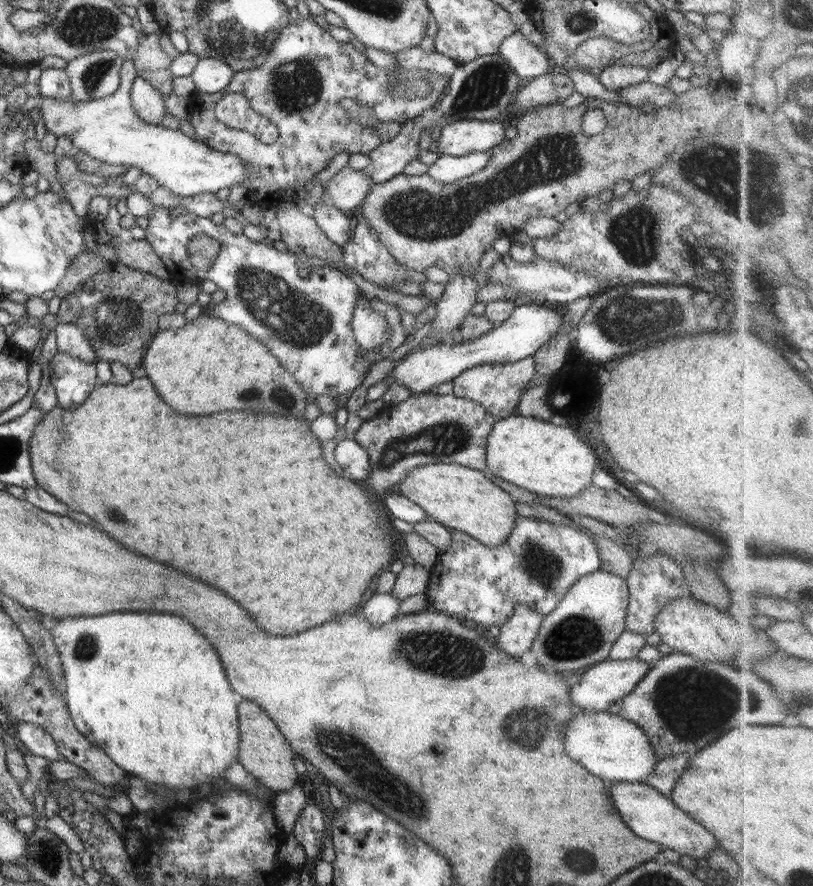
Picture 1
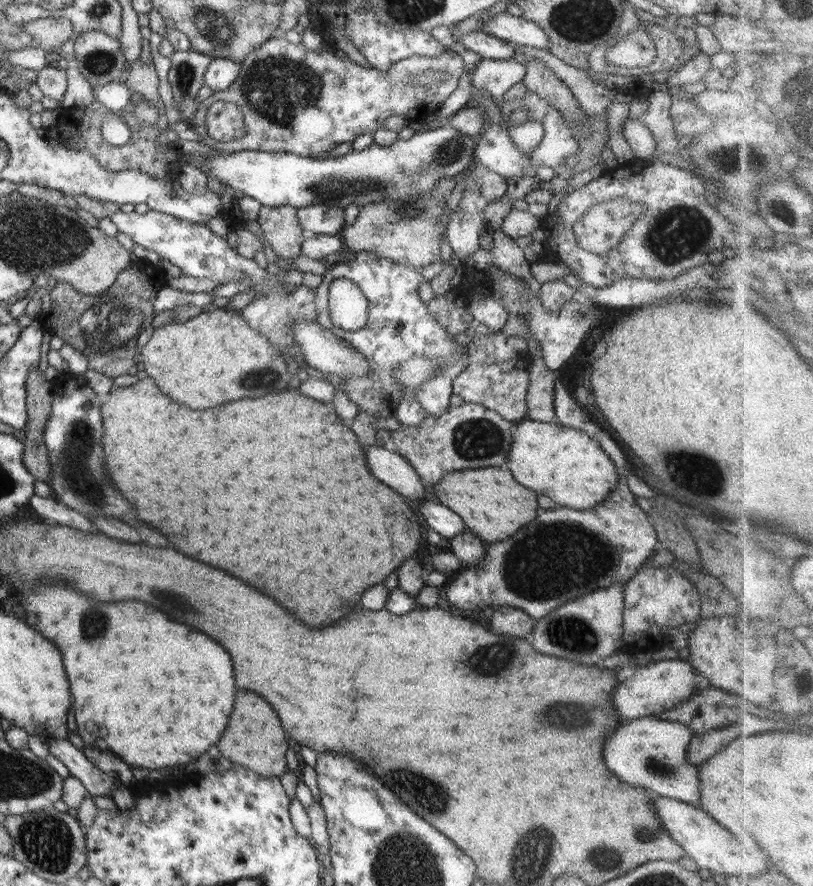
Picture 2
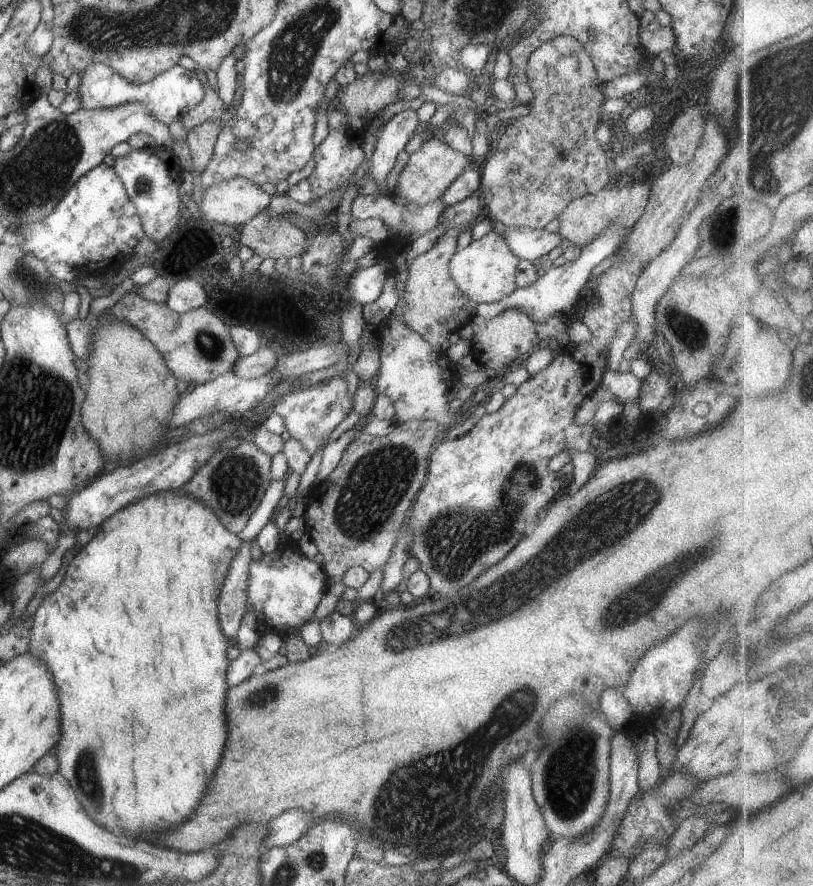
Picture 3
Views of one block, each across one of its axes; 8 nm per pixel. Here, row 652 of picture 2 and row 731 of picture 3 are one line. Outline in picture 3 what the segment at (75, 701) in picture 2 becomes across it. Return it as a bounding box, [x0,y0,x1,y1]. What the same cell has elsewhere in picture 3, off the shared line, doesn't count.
[29,491,242,840]

